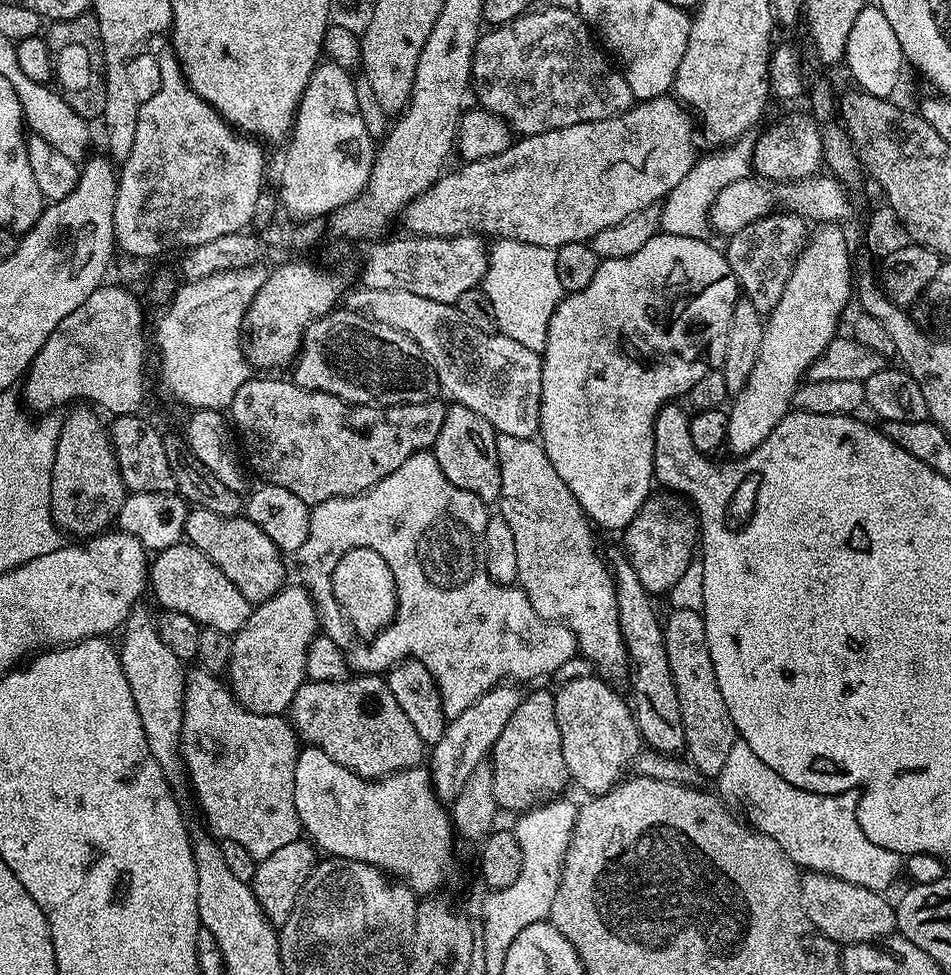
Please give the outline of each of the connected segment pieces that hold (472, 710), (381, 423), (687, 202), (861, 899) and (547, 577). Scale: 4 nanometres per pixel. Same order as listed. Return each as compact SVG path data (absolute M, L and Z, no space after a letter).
M501 682L492 688L482 698L474 702L474 706L466 706L462 714L451 717L447 721L442 738L431 745L430 760L432 756L432 786L441 801L450 802L462 790L466 778L470 778L470 770L485 761L490 750L496 744L498 734L506 730L506 722L510 722L510 714L518 710L522 699L517 685L512 682Z
M250 378L238 386L232 399L230 420L242 445L249 469L265 484L282 486L290 494L298 494L302 502L321 504L339 496L359 496L373 488L386 474L394 474L406 458L416 452L427 452L446 422L449 405L440 398L421 404L351 404L334 394L306 390L291 379L256 380Z
M745 134L731 144L717 149L717 154L699 157L689 174L664 198L660 210L661 231L703 239L709 233L712 206L718 194L732 182L751 175L754 143L755 137Z
M805 871L801 875L800 885L806 918L810 918L810 922L814 922L814 926L828 940L835 940L841 946L868 946L871 940L880 940L896 932L896 909L885 893L866 890L866 886L854 886L854 882L821 872Z
M499 434L496 437L498 462L502 474L502 490L498 501L499 515L514 533L514 547L518 553L519 587L530 598L534 610L544 620L566 622L568 629L576 635L579 655L585 656L593 664L597 673L613 678L625 671L628 651L624 649L624 639L620 637L618 606L616 605L616 582L612 579L609 565L602 552L596 549L593 525L580 507L580 503L570 494L566 482L558 478L558 470L550 466L544 446L539 439L527 436L514 438L514 434Z

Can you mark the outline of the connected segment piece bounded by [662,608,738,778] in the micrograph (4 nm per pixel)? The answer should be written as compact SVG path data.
M676 608L663 621L666 658L670 662L670 674L678 690L678 706L682 706L682 726L684 727L684 747L687 759L701 777L719 776L730 746L738 739L730 710L718 690L718 674L714 674L714 662L710 662L710 650L706 642L706 626L703 615L692 608Z

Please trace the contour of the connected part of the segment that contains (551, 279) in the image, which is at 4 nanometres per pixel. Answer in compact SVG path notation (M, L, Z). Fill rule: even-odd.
M497 239L488 253L488 269L482 287L486 298L494 305L499 335L514 338L514 342L522 342L522 346L543 353L550 318L565 295L562 282L558 282L555 251L546 246Z

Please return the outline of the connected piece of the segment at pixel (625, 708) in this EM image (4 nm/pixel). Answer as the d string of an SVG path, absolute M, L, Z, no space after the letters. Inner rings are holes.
M591 675L576 676L554 692L554 710L562 734L562 758L566 758L571 783L588 792L589 797L600 796L621 783L624 767L627 764L629 767L642 751L640 731L629 701L625 697L623 700L607 679Z

